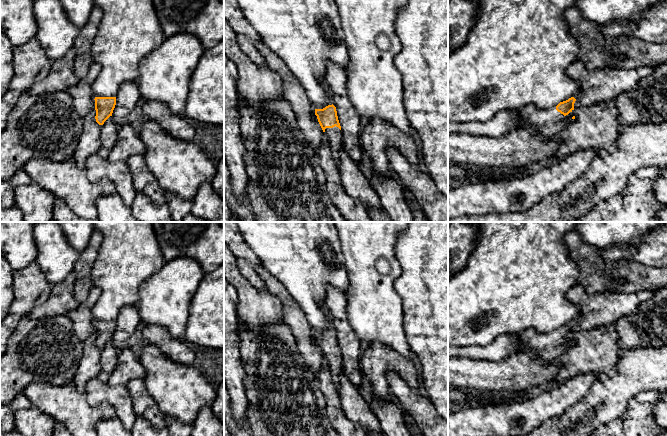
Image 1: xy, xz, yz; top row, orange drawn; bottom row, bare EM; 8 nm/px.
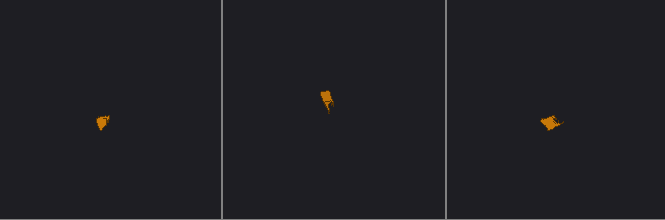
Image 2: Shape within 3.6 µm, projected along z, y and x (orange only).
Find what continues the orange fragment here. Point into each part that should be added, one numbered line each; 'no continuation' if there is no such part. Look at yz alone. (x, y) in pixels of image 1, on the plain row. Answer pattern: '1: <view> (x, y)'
1: yz (548, 347)

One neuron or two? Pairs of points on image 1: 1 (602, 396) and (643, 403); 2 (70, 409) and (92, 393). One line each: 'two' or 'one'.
1: two
2: two

